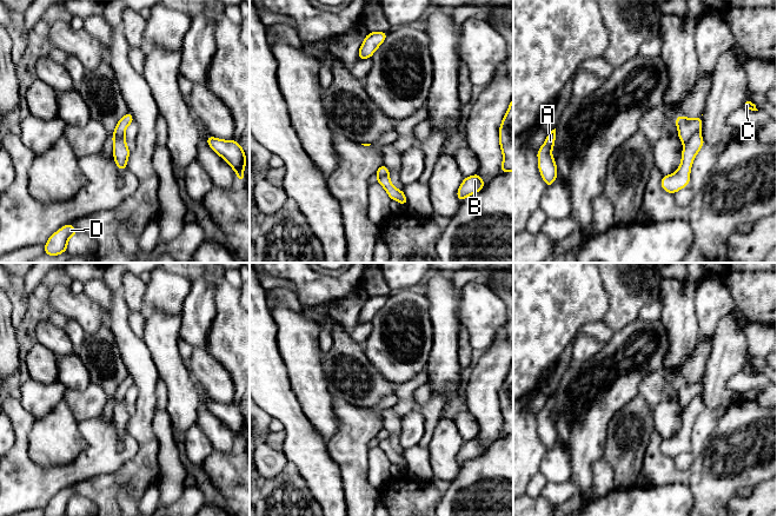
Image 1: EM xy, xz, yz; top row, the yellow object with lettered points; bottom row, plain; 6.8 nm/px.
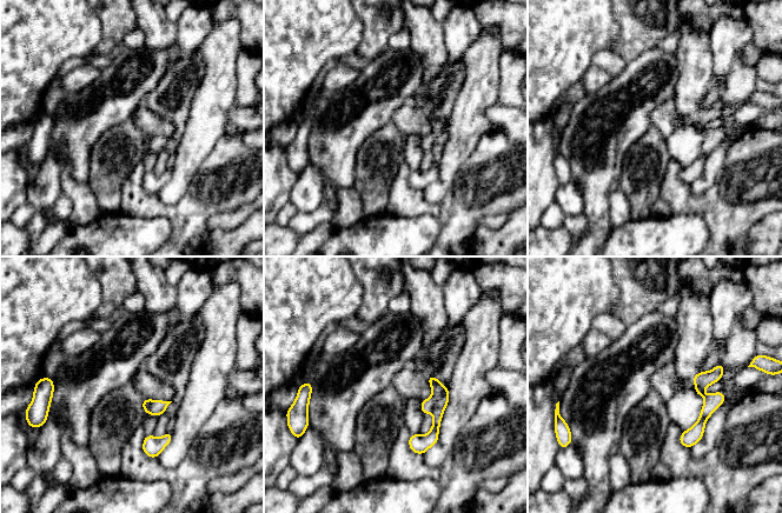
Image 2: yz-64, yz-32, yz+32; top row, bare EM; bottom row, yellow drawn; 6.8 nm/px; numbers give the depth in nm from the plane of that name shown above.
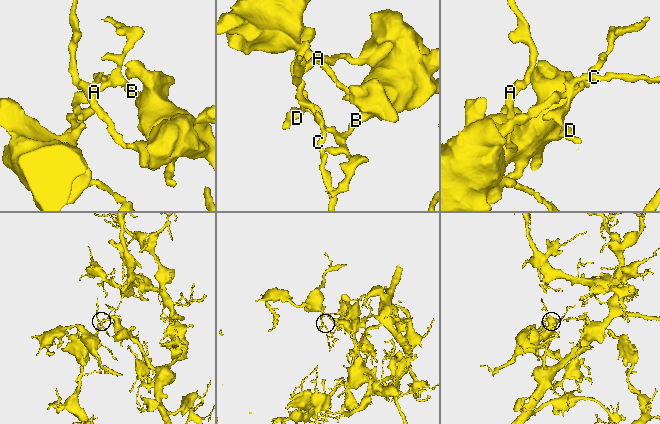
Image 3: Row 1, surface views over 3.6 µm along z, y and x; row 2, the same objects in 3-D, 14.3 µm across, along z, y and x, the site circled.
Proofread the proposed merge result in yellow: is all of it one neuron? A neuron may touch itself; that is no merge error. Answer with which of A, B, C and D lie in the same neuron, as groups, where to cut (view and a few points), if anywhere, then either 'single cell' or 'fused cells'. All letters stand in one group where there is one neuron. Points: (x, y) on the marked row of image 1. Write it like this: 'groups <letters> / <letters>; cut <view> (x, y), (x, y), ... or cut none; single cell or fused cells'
groups A B D / C; cut yz (698, 131), (685, 144); fused cells

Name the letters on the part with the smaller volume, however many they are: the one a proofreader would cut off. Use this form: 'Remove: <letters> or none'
Remove: C

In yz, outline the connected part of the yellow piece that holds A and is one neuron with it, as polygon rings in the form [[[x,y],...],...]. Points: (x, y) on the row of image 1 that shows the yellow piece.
[[[556,128],[547,133],[546,140],[543,146],[537,151],[538,156],[538,170],[546,184],[546,187],[551,186],[558,174],[556,161],[551,154],[556,140]]]

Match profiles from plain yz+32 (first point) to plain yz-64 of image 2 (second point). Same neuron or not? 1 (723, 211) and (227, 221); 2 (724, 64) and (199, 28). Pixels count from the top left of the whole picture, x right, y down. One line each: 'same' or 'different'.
1: different
2: same

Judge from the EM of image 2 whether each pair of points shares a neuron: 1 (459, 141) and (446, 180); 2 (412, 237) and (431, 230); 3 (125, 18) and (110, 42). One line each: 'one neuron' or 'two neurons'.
1: one neuron
2: one neuron
3: one neuron

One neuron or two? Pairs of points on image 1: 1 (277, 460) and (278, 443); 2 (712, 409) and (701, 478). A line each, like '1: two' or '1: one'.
1: two
2: two

